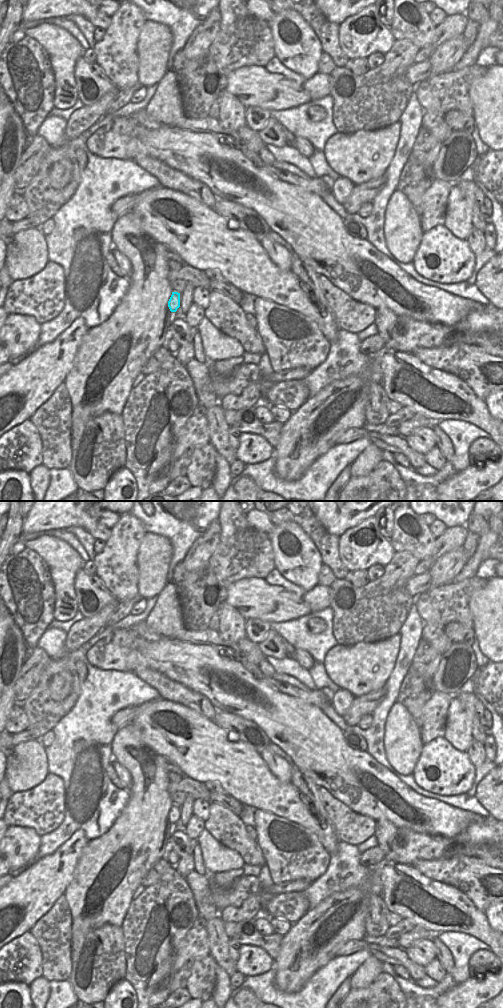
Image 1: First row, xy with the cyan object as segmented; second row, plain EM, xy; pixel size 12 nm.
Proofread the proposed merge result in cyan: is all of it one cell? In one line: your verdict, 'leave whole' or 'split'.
leave whole

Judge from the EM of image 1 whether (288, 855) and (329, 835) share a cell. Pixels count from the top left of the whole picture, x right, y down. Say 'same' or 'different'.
different

